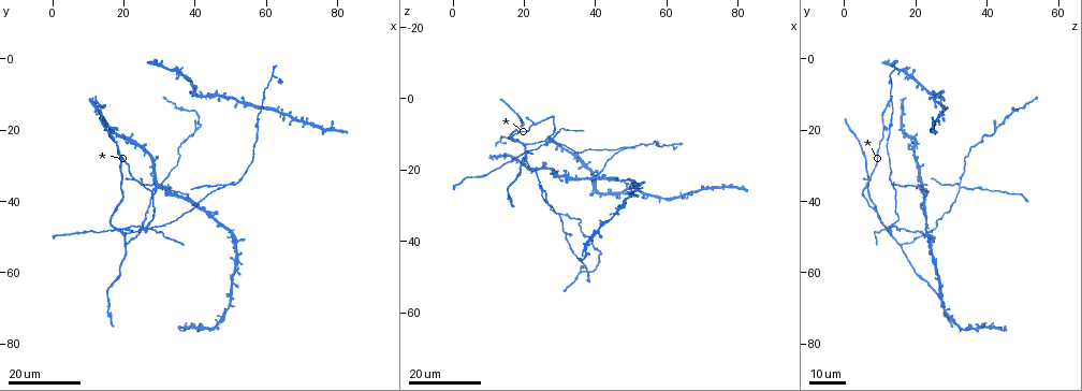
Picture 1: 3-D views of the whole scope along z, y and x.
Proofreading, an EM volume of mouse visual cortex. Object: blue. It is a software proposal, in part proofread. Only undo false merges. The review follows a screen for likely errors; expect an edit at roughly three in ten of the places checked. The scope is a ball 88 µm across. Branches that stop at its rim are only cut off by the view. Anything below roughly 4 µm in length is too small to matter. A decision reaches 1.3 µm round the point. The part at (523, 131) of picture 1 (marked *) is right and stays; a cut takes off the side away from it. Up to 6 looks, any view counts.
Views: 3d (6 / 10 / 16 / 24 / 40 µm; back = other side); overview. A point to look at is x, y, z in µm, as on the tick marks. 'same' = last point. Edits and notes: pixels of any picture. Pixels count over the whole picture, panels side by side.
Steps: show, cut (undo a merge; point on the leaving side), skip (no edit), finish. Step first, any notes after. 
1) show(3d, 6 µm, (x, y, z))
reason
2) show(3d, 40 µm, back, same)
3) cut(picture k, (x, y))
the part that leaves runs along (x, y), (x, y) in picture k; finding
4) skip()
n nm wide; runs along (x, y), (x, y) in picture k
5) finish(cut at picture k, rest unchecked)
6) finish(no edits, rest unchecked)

show(3d, 16 µm, (48.5, 36.0, 14.0))

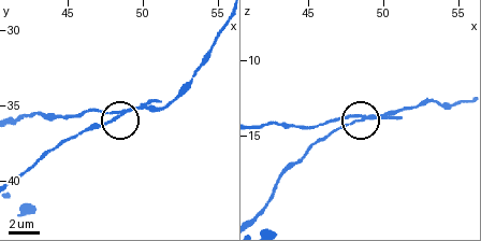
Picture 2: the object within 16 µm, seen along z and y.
show(3d, 10 µm, same)

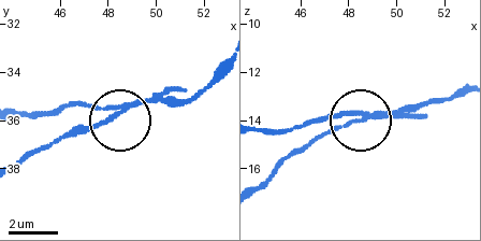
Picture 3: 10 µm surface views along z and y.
cut(picture 3, (177, 90))
3 arms; a second neuron is stuck on

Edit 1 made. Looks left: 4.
show(3d, 24 µm, (26.0, 48.0, 12.0))
four or more arms meet

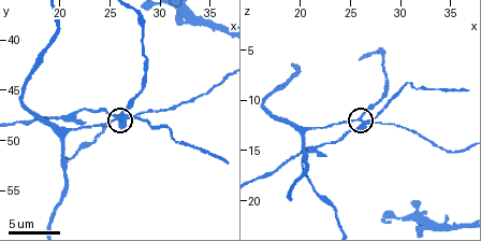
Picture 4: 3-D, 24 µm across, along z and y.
show(3d, 10 µm, (26.0, 47.8, 12.2))

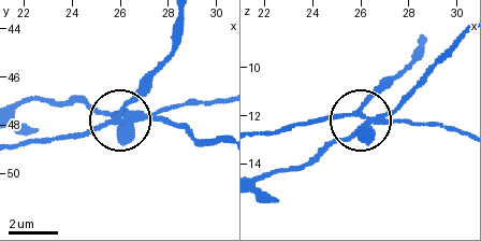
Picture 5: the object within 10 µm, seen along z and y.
cut(picture 5, (130, 142))
the part that leaves runs along (130, 113), (101, 113), (76, 100), (20, 100) in picture 5; two neurons meet here

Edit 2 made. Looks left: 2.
finish(cut at picture 3, cut at picture 5, rest unchecked)

